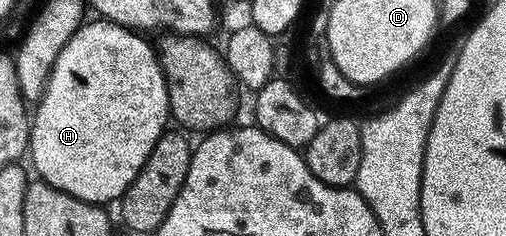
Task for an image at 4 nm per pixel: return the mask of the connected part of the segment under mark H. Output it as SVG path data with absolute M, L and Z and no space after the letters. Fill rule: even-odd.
M108 21L86 22L81 30L71 37L69 43L60 48L57 56L57 64L51 73L49 83L45 87L45 95L35 111L35 118L31 123L31 160L37 166L37 171L42 180L57 191L71 196L82 203L94 205L116 204L125 190L139 177L143 165L147 165L147 157L155 149L155 145L167 134L167 128L171 123L171 112L169 109L169 87L165 83L165 75L161 72L161 60L158 52L149 48L148 38L142 37L138 32L131 31L127 27L120 27L117 23Z

